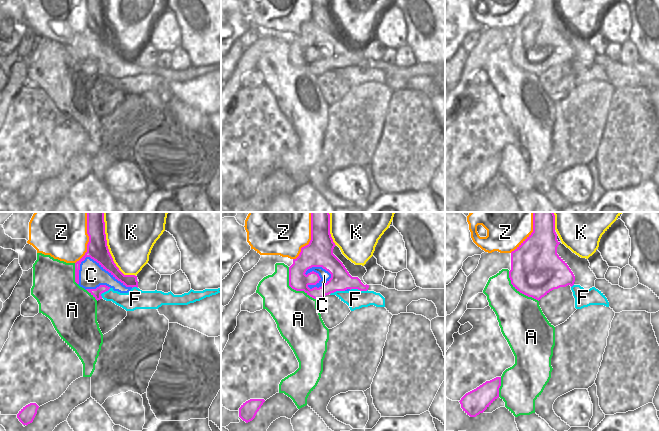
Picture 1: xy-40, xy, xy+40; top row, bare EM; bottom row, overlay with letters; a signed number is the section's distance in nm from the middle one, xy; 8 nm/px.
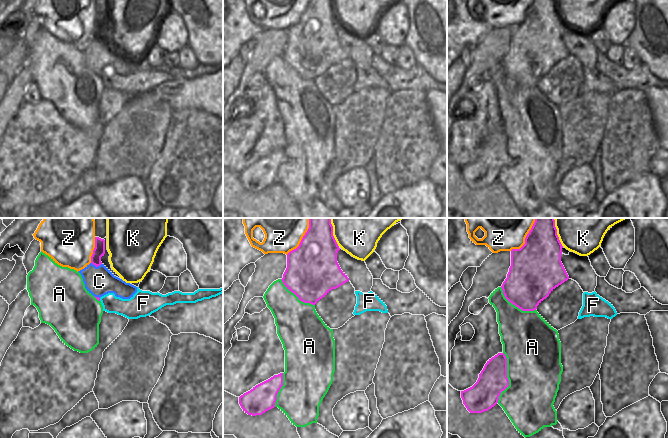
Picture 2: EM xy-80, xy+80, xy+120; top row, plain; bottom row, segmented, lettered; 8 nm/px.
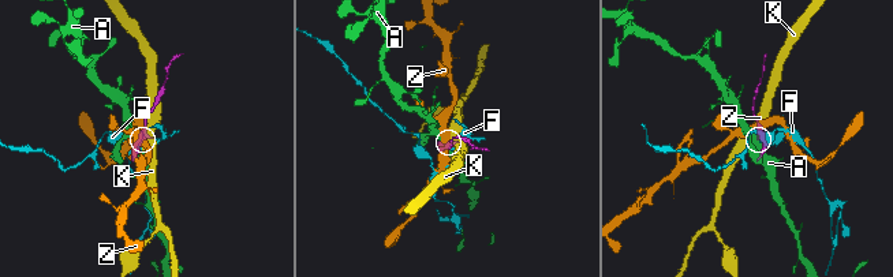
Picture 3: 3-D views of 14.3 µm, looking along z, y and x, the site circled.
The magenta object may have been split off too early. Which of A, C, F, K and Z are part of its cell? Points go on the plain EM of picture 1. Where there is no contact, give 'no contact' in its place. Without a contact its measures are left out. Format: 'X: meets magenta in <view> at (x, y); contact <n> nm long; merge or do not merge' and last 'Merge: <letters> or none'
A: meets magenta in xy at (294, 65); contact 360 nm long; do not merge
C: meets magenta in xy at (318, 42); contact 220 nm long; do not merge
F: meets magenta in xy at (359, 65); contact 140 nm long; do not merge
K: meets magenta in xy-40 at (110, 31); contact 500 nm long; do not merge
Z: meets magenta in xy-40 at (87, 20); contact 340 nm long; do not merge
Merge: none

